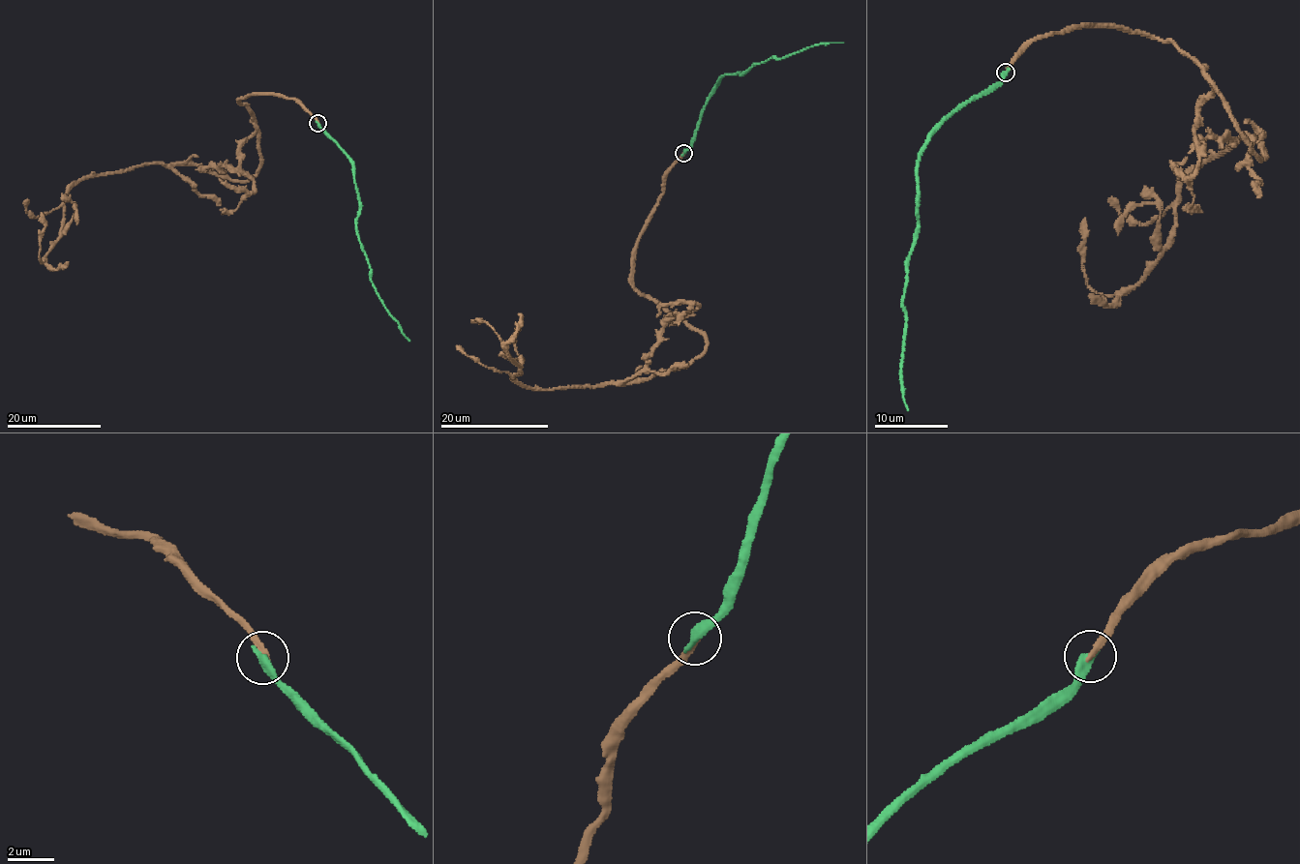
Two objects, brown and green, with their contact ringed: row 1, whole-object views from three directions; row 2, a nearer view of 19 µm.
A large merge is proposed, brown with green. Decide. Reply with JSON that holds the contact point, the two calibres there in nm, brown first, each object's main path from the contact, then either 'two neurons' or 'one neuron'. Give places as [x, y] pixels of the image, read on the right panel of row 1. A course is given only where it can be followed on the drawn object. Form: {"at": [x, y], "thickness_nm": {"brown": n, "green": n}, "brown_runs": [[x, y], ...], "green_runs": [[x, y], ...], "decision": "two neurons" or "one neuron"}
{"at": [1006, 72], "thickness_nm": {"brown": 280, "green": 420}, "brown_runs": [[1007, 72], [1129, 27], [1261, 134], [1182, 182], [1113, 295], [1085, 218]], "green_runs": [[1006, 72], [998, 82], [952, 109], [920, 157], [918, 237], [902, 299], [899, 367], [908, 410]], "decision": "two neurons"}

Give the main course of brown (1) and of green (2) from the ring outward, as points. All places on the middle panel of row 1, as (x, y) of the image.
1: (684, 153), (633, 283), (702, 331), (702, 353), (644, 379), (531, 389), (497, 332), (471, 322)
2: (683, 153), (690, 144), (703, 106), (721, 77), (745, 74), (772, 57), (779, 58), (807, 46), (843, 43)

